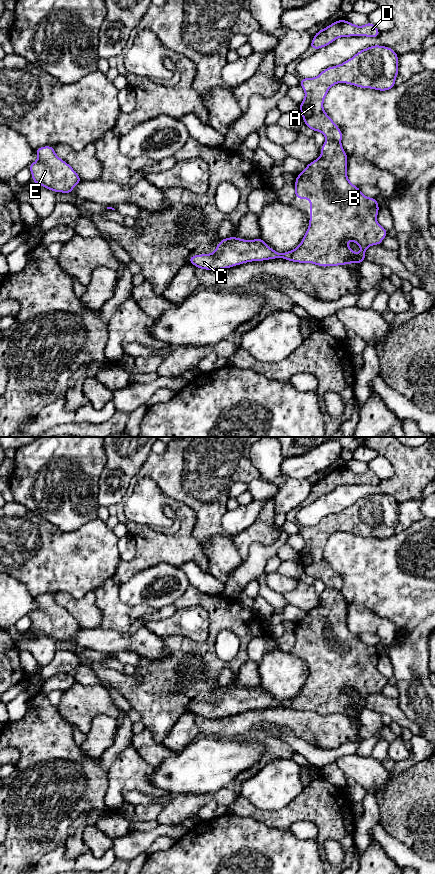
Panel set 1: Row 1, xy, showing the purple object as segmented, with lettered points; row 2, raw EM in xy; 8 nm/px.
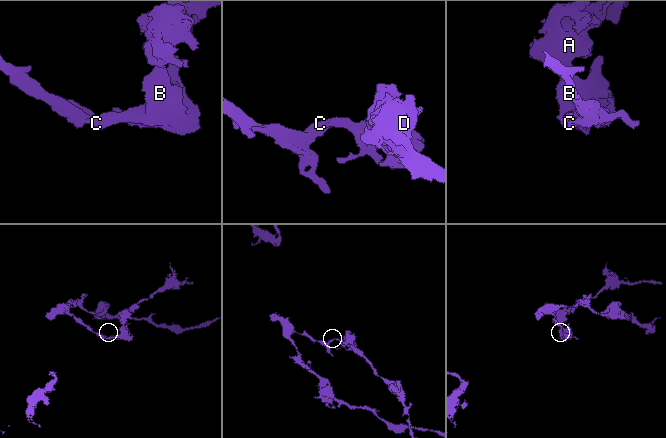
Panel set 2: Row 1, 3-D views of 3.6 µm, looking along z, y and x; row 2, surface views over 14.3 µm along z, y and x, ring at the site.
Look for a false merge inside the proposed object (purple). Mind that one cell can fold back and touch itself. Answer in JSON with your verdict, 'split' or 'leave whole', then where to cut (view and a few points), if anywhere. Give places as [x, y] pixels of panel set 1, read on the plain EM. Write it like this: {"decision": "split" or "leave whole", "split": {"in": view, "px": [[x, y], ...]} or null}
{"decision": "split", "split": {"in": "xy", "px": [[326, 587], [340, 590]]}}

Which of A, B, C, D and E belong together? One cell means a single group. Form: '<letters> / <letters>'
A D / B C E

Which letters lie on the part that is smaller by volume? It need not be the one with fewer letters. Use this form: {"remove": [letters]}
{"remove": ["A", "D"]}

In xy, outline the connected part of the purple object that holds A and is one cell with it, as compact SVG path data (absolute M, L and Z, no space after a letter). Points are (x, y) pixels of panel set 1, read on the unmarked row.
M373 493L340 513L324 517L314 526L300 526L305 546L299 552L299 560L304 573L313 580L321 580L326 588L341 590L343 582L340 576L323 556L329 537L335 532L346 531L359 536L390 538L398 524L398 505L392 496Z

